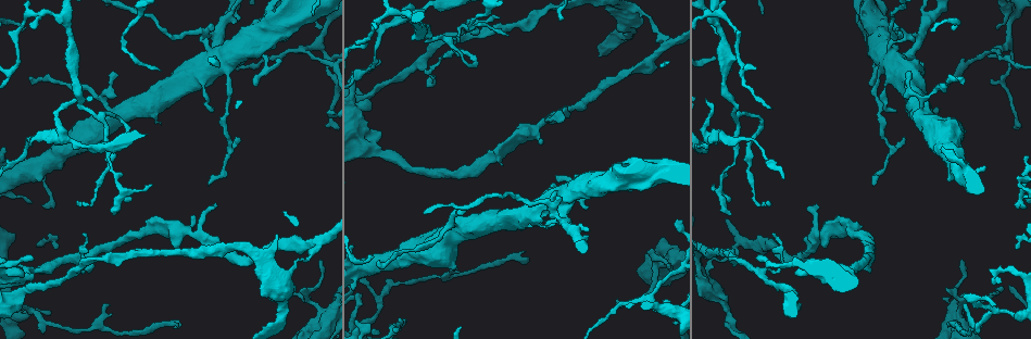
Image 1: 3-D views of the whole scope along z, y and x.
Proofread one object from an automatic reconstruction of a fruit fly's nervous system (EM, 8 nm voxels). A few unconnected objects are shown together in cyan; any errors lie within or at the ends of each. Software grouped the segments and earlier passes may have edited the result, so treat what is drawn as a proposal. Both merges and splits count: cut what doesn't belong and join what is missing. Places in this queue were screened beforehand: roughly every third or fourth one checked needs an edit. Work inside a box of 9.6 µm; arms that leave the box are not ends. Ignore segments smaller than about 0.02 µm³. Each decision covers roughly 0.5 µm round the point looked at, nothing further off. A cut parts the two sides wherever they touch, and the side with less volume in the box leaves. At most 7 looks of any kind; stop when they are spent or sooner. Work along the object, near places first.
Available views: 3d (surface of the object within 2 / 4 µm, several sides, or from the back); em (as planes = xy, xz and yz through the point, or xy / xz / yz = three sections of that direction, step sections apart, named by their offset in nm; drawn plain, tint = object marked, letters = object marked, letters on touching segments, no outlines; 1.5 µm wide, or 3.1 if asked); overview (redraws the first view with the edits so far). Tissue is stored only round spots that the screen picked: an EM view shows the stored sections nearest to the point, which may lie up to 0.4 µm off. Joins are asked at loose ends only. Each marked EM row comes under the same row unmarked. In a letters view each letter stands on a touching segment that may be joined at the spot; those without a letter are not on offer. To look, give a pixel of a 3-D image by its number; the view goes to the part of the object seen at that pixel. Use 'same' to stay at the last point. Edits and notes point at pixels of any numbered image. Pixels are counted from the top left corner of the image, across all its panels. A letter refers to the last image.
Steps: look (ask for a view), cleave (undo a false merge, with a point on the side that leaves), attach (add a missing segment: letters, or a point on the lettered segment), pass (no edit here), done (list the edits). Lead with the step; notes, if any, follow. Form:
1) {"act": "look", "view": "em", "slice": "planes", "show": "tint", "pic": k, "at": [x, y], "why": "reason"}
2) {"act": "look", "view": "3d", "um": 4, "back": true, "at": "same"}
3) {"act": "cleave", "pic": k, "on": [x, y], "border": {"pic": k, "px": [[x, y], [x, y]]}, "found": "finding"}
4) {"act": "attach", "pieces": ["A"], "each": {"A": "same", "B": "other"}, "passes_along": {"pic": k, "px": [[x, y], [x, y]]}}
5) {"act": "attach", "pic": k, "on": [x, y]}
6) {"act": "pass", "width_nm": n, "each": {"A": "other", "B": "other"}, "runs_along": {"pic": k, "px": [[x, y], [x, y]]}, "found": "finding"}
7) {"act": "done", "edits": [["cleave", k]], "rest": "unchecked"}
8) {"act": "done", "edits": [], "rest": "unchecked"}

{"act": "look", "view": "3d", "um": 2, "pic": 1, "at": [323, 262], "why": "free end"}

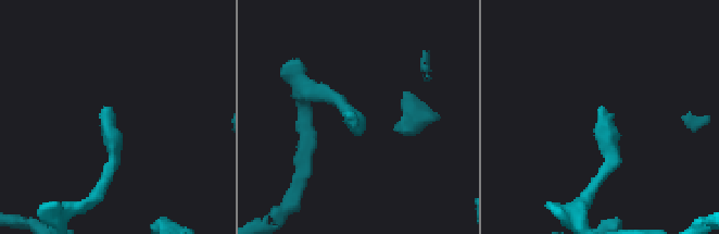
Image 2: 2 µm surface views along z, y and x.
{"act": "look", "view": "em", "slice": "planes", "show": "letters", "pic": 2, "at": [354, 112], "why": "need the tissue"}

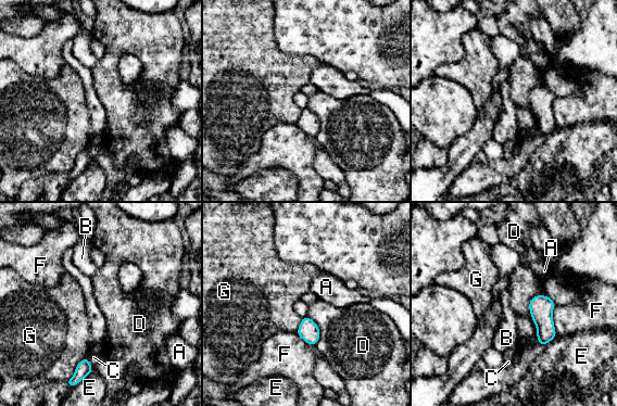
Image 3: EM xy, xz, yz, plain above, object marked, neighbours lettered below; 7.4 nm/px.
{"act": "pass", "longest_contact_nm": ["D", 380], "each": {"A": "other", "B": "other", "C": "other", "D": "other", "E": "other", "F": "other", "G": "other"}, "border": {"pic": 3, "px": [[540, 293], [529, 303], [539, 344]]}, "found": "no lettered segment goes on from it"}

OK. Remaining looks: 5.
{"act": "look", "view": "3d", "um": 2, "pic": 1, "at": [216, 205], "why": "branch stops here"}

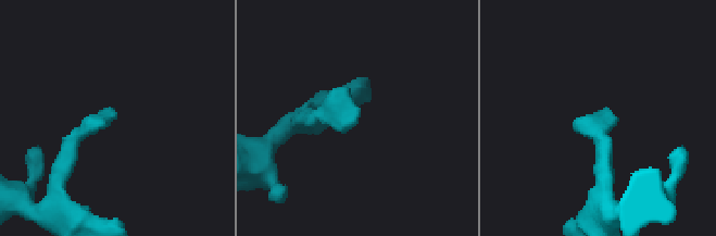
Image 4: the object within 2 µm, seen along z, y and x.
{"act": "look", "view": "em", "slice": "planes", "show": "letters", "pic": 4, "at": [115, 113]}

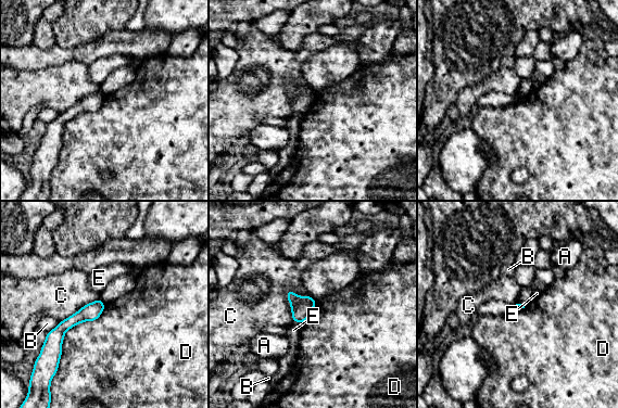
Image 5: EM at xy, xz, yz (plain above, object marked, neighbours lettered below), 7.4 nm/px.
{"act": "pass", "each": {"A": "other", "B": "other", "C": "other", "D": "other", "E": "other"}, "border": {"pic": 5, "px": [[105, 304], [65, 332], [58, 364]]}, "found": "none of them fits"}

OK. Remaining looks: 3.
{"act": "look", "view": "em", "slice": "planes", "show": "letters", "pic": 1, "at": [965, 303], "why": "an open end"}

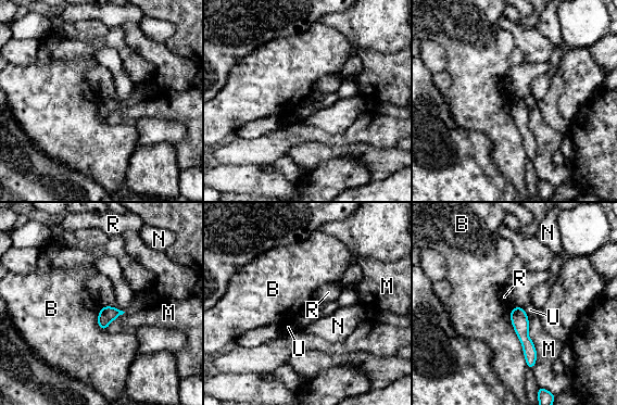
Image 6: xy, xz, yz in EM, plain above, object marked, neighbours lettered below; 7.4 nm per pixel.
{"act": "pass", "each": {"B": "other", "M": "other", "N": "other", "R": "other", "U": "other"}, "found": "none of them fits"}

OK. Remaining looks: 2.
{"act": "done", "edits": [], "rest": "unchecked"}

